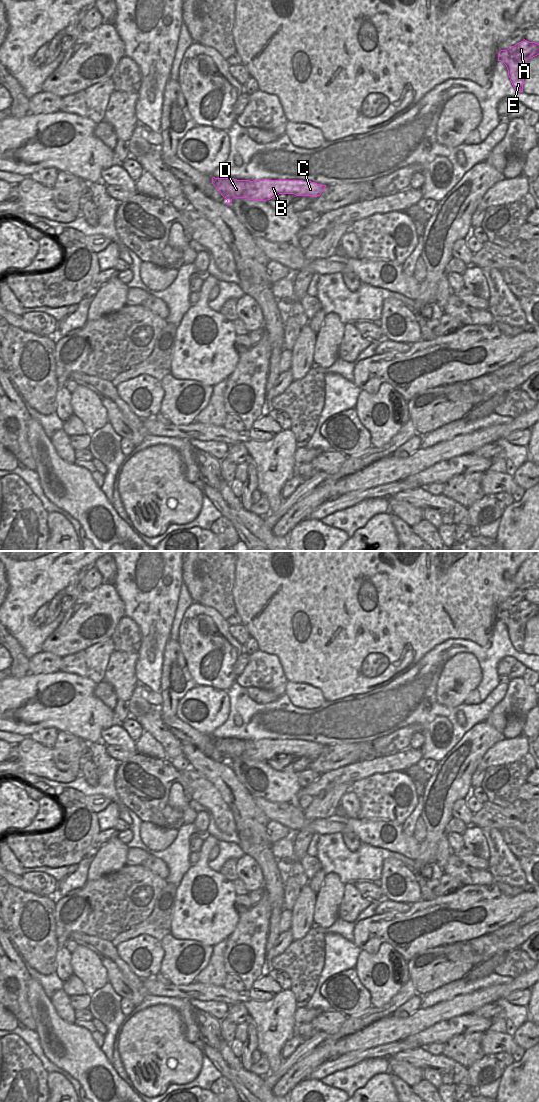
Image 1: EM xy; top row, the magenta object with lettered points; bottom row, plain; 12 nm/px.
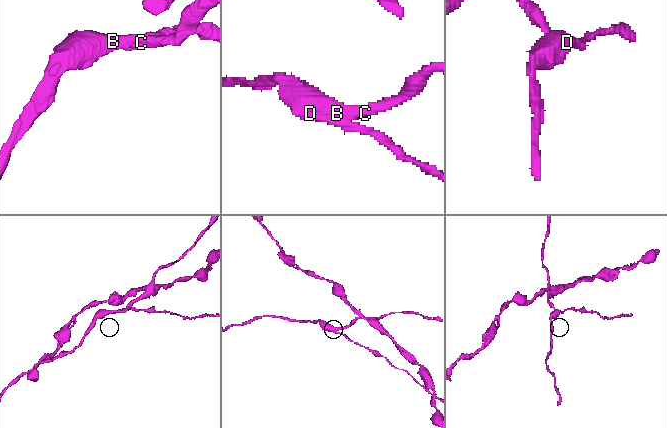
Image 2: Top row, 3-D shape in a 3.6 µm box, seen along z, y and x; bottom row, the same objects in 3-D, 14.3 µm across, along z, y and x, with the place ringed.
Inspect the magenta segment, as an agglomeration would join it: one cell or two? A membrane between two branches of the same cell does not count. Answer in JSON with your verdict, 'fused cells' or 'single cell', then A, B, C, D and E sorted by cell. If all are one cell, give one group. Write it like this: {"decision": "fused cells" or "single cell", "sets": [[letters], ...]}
{"decision": "fused cells", "sets": [["A", "B", "C", "E"], ["D"]]}

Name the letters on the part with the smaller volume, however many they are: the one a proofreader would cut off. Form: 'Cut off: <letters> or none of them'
Cut off: D

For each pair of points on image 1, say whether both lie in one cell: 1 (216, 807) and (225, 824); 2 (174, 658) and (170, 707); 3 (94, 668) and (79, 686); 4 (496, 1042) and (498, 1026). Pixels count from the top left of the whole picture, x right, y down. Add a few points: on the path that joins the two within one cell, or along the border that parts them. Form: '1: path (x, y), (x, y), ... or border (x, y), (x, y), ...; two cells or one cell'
1: path (220, 811), (224, 820); one cell
2: path (174, 670), (175, 690), (172, 695); one cell
3: border (63, 672), (76, 673), (92, 680), (96, 684); two cells
4: border (489, 1029), (505, 1033); two cells

